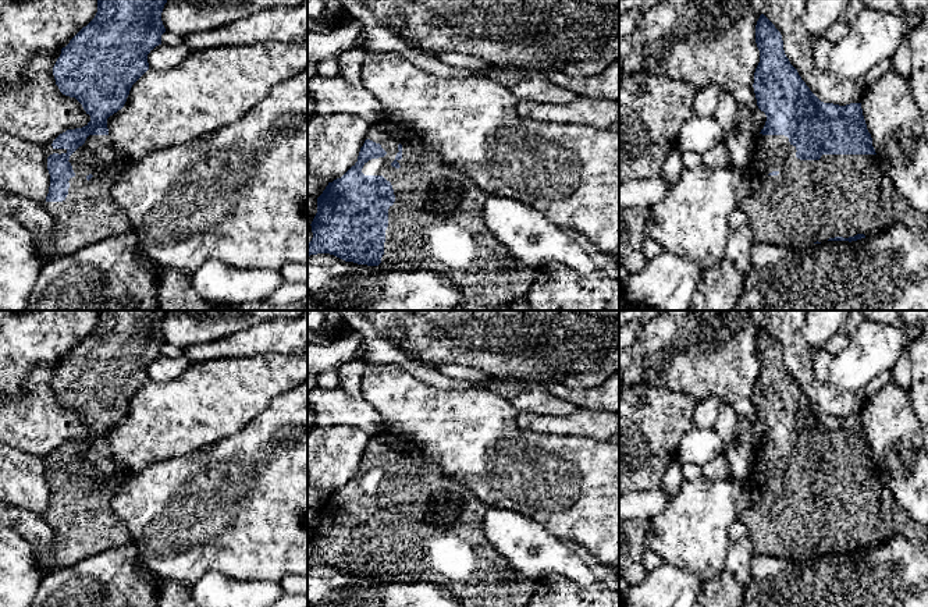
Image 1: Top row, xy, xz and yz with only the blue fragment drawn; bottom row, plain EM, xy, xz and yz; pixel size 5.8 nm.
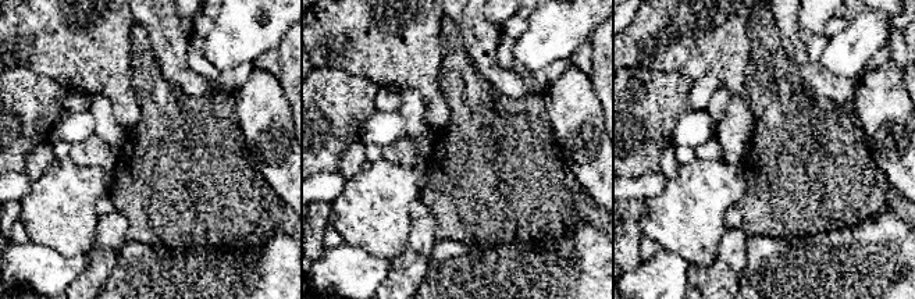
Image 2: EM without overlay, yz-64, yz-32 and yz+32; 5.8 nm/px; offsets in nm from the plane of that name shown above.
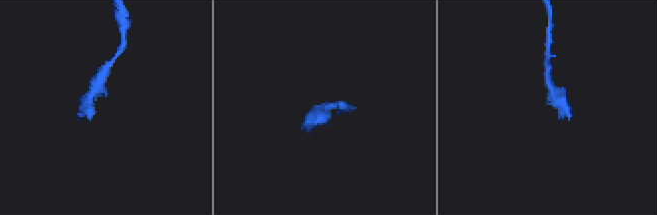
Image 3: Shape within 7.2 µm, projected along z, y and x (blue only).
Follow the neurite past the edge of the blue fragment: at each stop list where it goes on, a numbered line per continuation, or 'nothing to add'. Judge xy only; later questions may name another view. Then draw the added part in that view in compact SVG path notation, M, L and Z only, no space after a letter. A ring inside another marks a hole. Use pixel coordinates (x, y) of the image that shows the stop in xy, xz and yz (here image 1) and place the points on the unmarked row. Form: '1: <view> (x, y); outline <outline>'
1: xy (88, 526); outline M89 447L71 468L75 487L70 490L68 507L63 514L45 514L54 533L54 569L72 567L83 558L110 551L132 542L127 523L110 507L113 497L132 471L118 461L110 447Z

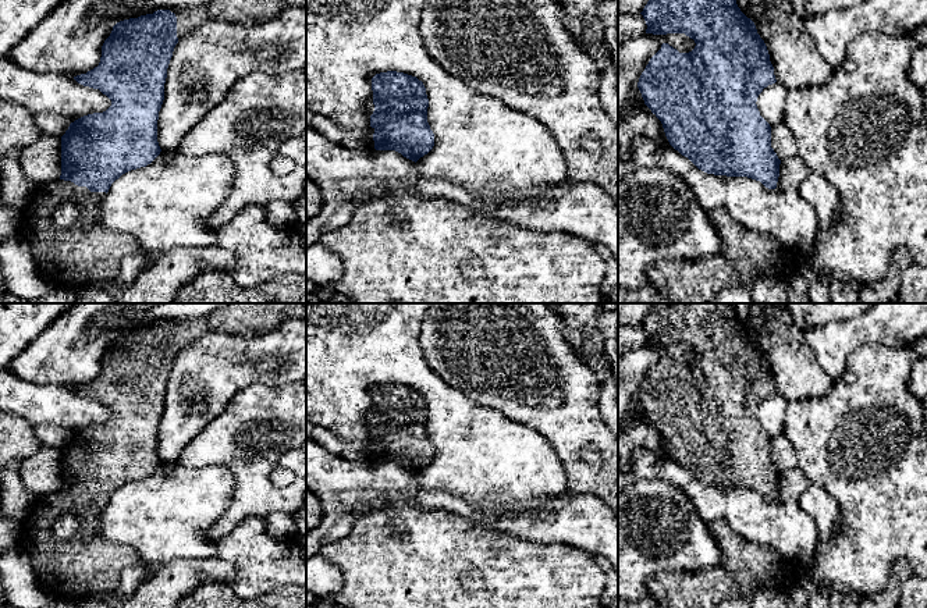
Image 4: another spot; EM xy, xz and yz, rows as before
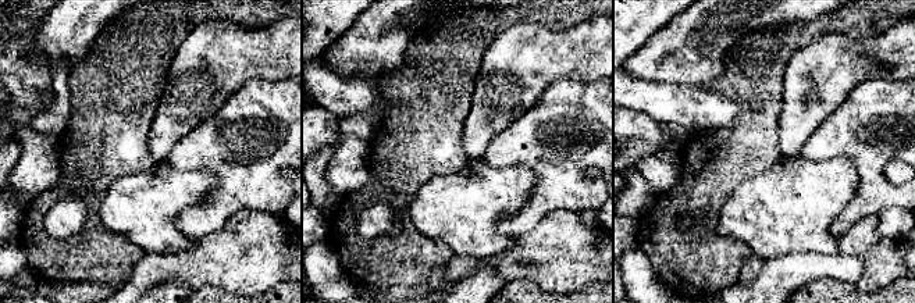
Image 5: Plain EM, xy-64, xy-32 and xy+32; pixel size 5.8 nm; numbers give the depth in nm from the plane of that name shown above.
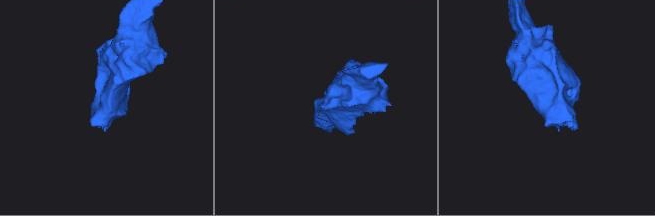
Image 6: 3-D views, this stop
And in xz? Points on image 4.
1: xz (369, 450); outline M369 438L366 447L366 461L374 461L373 445L374 445L374 440Z

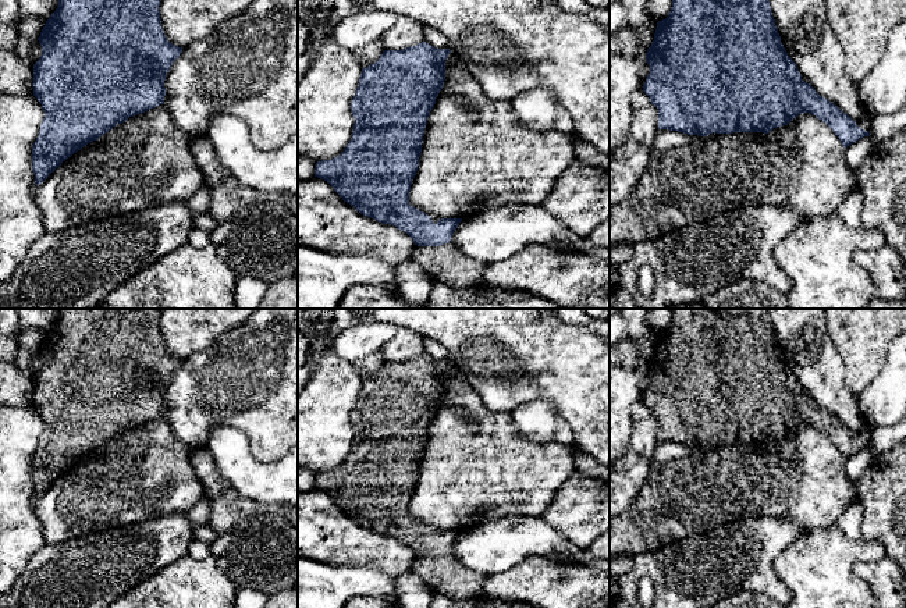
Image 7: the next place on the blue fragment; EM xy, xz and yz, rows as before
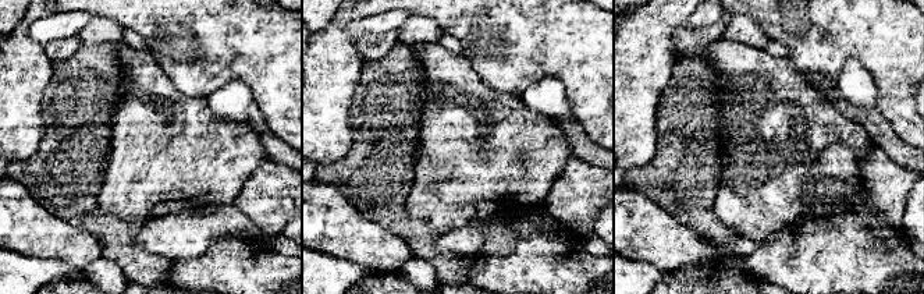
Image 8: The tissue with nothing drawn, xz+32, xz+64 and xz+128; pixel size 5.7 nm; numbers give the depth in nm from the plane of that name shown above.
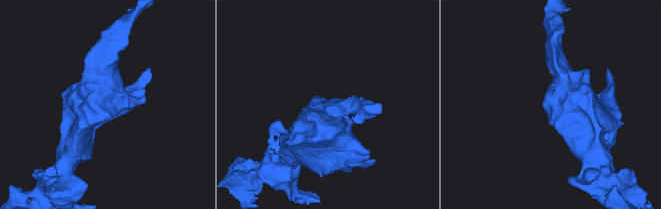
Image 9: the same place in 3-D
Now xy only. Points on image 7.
nothing to add

